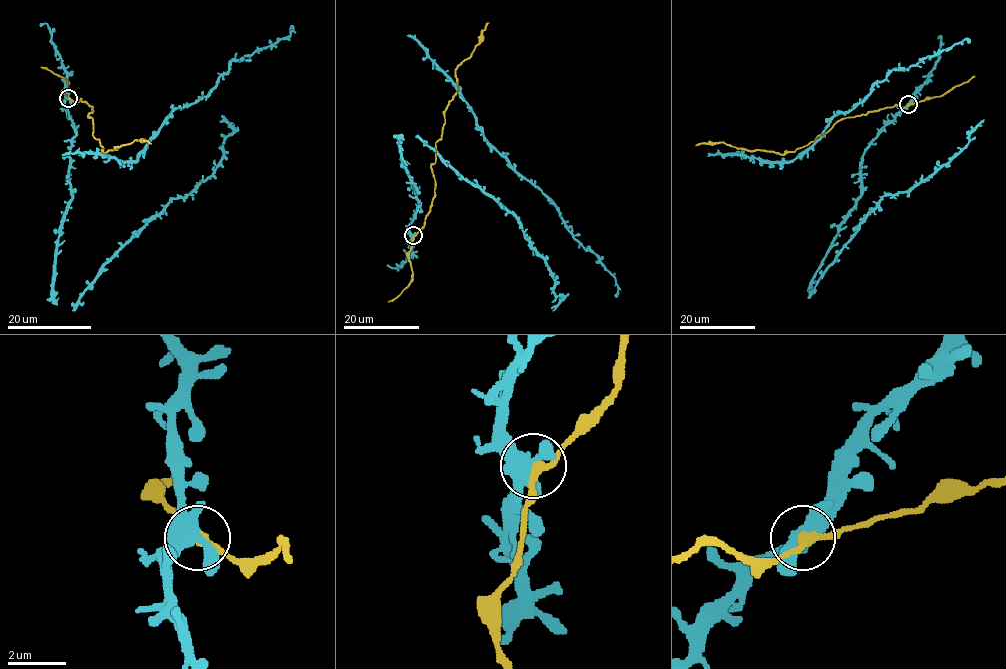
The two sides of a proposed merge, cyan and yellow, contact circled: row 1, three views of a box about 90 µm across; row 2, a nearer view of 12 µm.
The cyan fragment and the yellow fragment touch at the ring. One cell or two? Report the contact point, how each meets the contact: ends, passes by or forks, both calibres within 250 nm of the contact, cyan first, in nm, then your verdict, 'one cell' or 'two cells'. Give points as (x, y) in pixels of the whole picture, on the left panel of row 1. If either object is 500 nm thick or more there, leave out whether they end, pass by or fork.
at (68, 98); cyan forks there; yellow passes by; 440 nm thick on the cyan side, 280 nm on the other; two cells

